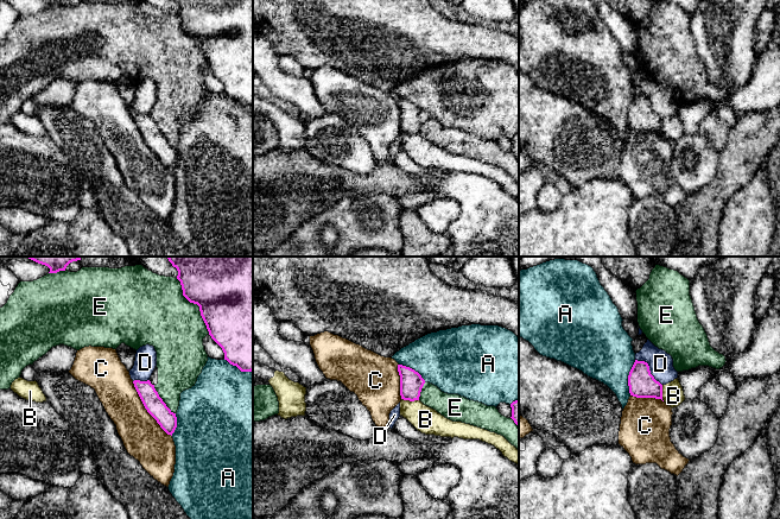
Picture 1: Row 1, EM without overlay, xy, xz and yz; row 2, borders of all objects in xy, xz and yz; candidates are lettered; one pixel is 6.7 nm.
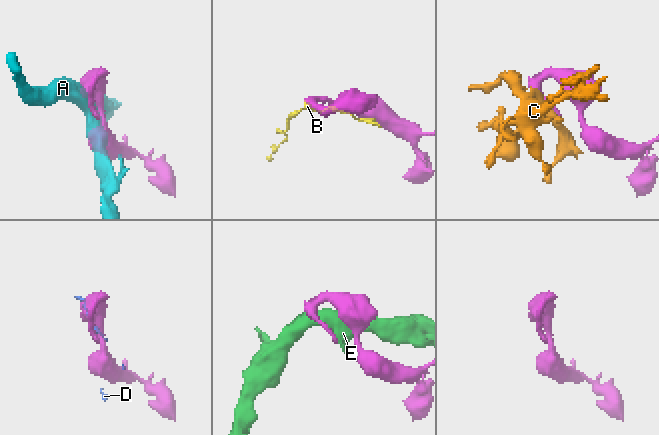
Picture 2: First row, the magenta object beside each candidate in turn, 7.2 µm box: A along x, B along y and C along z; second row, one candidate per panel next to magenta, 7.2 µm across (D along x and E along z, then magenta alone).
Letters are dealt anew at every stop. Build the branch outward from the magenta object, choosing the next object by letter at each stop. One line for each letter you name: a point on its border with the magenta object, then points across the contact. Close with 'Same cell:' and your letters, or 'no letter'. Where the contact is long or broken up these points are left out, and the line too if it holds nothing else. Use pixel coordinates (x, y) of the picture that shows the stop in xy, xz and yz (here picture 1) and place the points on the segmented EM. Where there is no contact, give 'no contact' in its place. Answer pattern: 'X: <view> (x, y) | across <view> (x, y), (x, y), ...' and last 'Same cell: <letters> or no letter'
Same cell: no letter

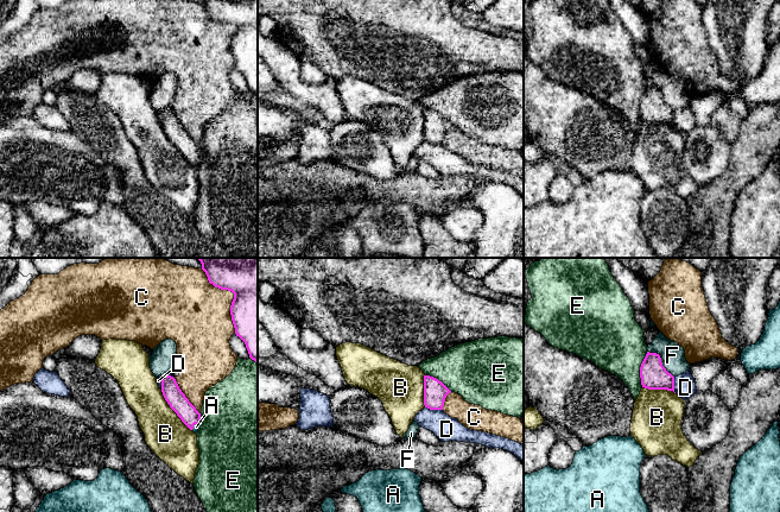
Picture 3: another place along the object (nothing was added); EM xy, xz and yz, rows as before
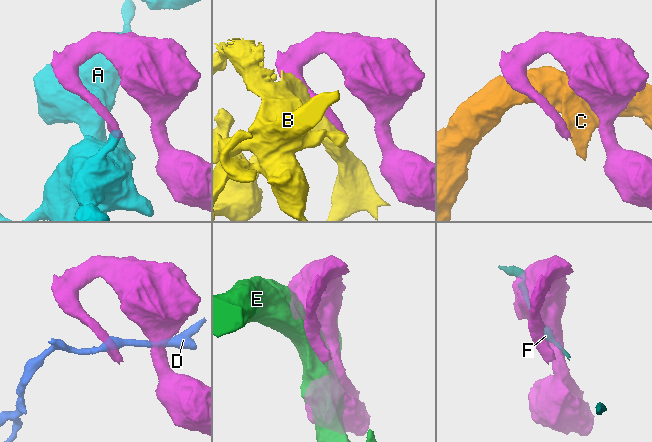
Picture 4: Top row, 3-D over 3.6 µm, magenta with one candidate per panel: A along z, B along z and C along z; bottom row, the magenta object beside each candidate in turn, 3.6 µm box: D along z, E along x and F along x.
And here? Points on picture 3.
A: xy (195, 423)
Same cell: A

